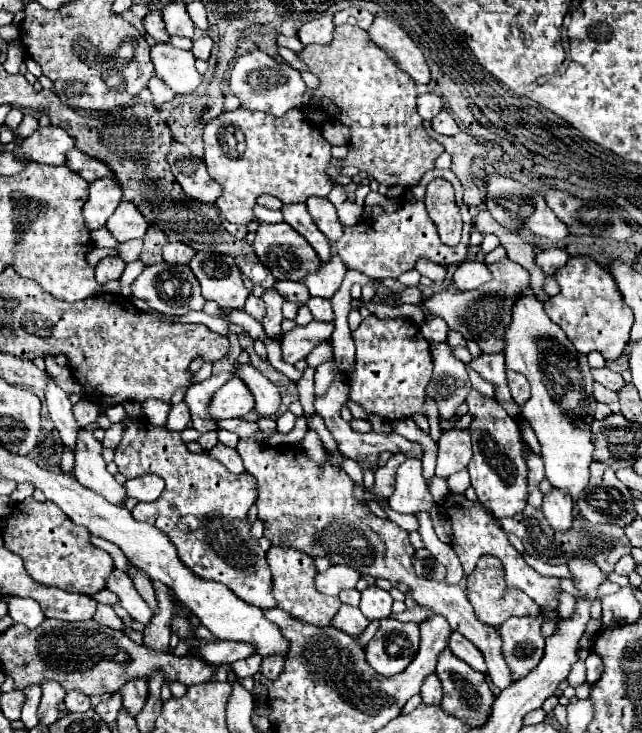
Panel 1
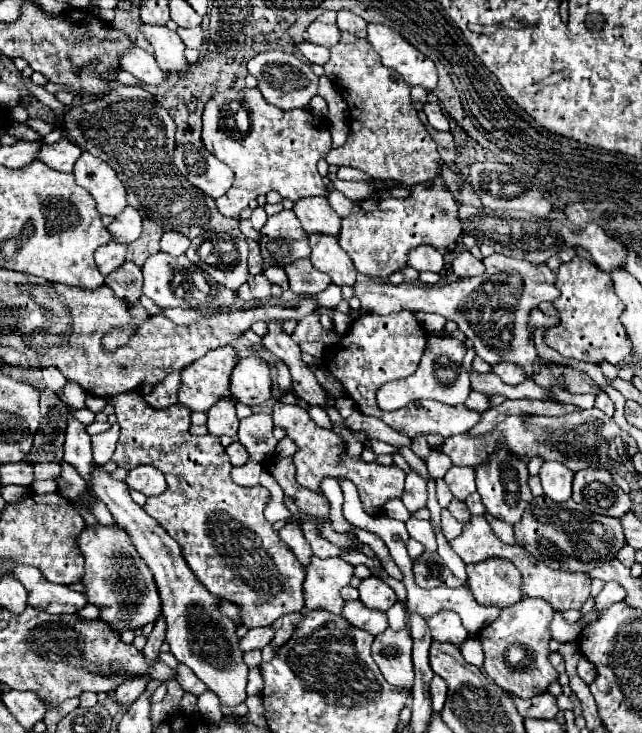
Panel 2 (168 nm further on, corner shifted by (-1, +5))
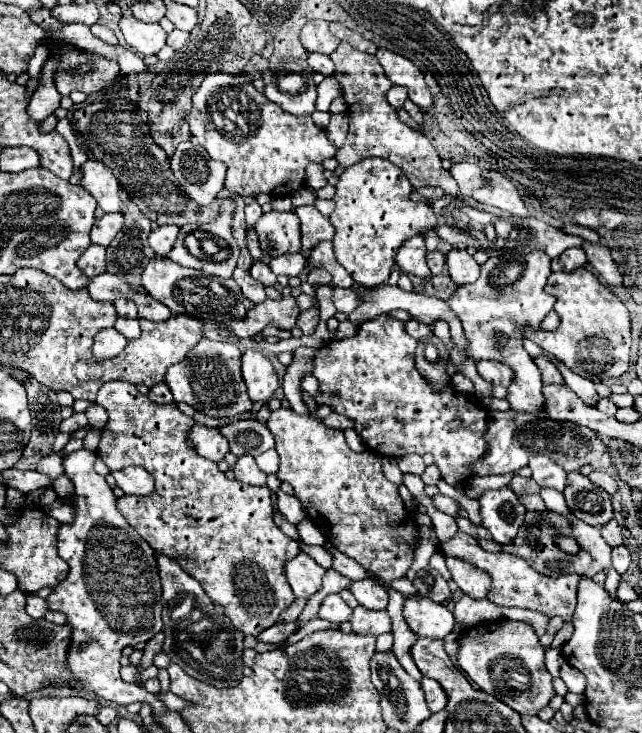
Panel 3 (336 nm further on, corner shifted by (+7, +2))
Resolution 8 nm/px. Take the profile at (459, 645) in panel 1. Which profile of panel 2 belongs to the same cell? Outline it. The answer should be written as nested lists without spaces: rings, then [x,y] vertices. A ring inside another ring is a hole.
[[[439,611],[431,617],[425,617],[425,621],[427,621],[431,637],[435,641],[459,645],[467,639],[467,631],[465,631],[459,615],[453,611]]]

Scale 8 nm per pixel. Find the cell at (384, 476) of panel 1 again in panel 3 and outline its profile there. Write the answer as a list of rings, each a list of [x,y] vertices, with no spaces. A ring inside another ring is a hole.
[[[279,408],[271,412],[267,428],[275,436],[275,450],[279,454],[277,478],[293,486],[295,496],[303,504],[305,512],[313,522],[317,522],[317,526],[321,526],[333,546],[385,582],[405,576],[413,562],[413,548],[417,544],[417,522],[409,518],[409,514],[405,514],[405,504],[399,496],[397,486],[383,476],[381,456],[373,454],[371,450],[363,454],[353,452],[345,444],[343,430],[329,428],[309,414],[299,416],[291,408]]]

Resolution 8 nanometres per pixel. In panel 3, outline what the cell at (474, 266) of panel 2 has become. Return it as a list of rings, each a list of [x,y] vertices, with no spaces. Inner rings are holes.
[[[451,250],[447,254],[447,270],[455,284],[469,284],[479,278],[479,264],[467,250]]]

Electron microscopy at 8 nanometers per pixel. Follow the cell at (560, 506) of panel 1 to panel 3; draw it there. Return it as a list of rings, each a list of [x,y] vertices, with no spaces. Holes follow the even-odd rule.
[[[537,454],[537,456],[533,456],[529,460],[529,468],[533,472],[533,480],[541,488],[553,488],[557,492],[563,492],[563,488],[565,488],[565,472],[563,472],[561,466],[557,466],[549,458]]]

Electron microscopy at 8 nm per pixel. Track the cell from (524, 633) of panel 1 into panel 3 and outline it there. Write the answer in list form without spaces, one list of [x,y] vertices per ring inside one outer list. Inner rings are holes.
[[[501,620],[501,622],[493,622],[489,626],[475,626],[467,632],[463,632],[457,664],[469,676],[469,680],[473,680],[483,692],[499,694],[497,698],[519,714],[537,714],[555,696],[555,690],[551,684],[553,676],[547,672],[547,668],[543,664],[543,656],[545,656],[545,648],[539,644],[535,630],[527,622]]]

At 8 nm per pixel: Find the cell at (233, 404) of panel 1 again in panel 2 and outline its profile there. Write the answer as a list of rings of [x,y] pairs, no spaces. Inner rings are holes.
[[[243,357],[233,369],[231,391],[237,401],[255,407],[271,399],[271,369],[261,357]]]

